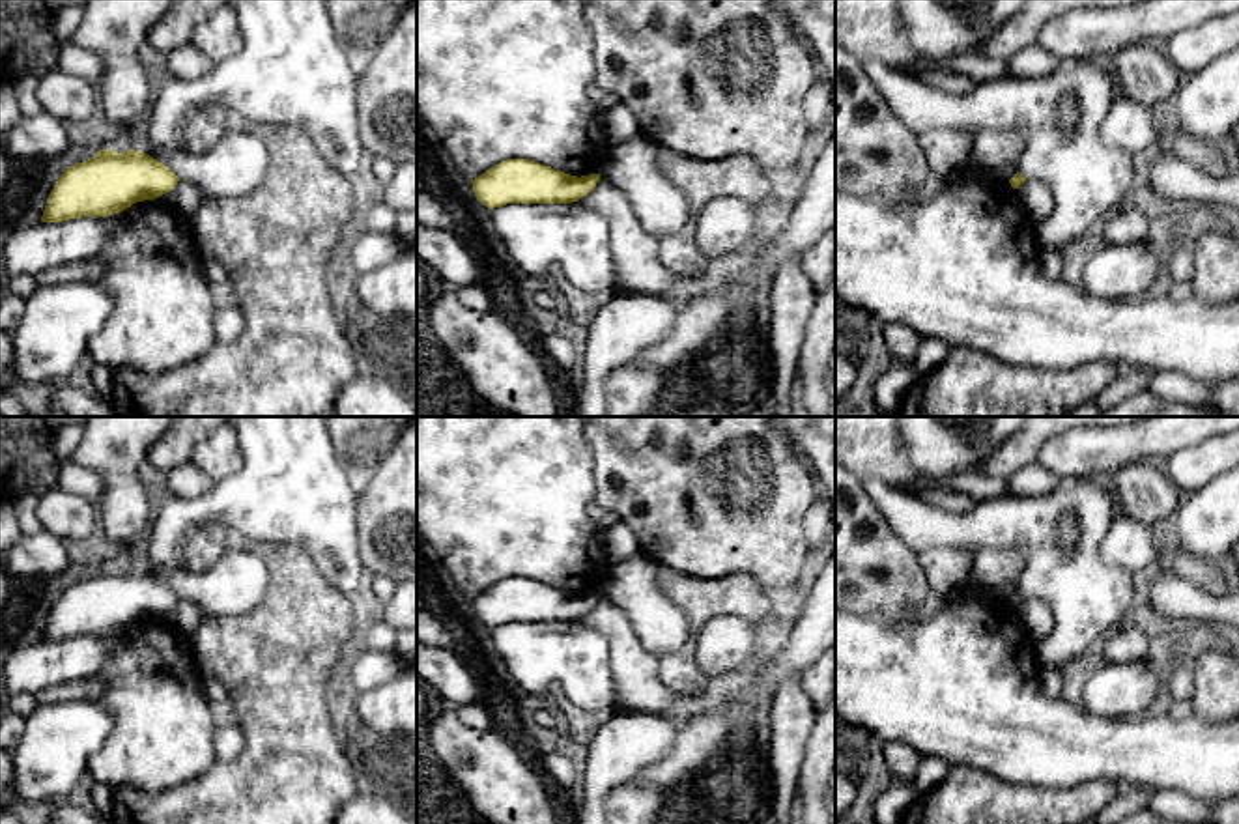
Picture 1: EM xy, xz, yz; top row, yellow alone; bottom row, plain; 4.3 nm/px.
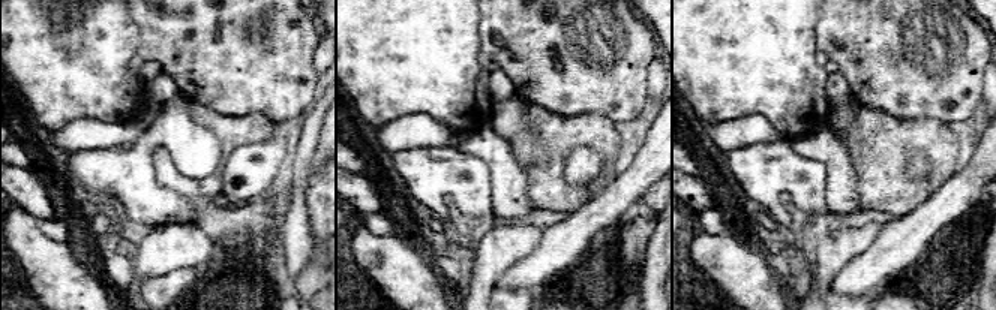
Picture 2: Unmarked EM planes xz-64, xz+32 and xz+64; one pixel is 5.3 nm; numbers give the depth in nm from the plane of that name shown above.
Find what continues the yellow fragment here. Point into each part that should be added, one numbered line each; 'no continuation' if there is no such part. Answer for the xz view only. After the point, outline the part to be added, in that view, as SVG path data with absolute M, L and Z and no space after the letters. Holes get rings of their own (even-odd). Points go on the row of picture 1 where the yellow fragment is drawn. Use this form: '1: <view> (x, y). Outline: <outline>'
no continuation

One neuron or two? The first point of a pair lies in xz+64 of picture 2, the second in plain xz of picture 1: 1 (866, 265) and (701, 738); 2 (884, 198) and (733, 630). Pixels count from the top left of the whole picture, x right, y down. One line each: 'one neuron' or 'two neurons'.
1: one neuron
2: two neurons

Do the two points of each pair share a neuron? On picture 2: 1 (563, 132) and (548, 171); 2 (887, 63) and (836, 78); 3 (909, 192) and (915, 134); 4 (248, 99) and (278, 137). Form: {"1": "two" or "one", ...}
{"1": "one", "2": "two", "3": "one", "4": "two"}

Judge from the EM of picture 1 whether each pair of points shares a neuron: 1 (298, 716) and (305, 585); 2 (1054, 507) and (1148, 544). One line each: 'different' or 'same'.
1: same
2: different

